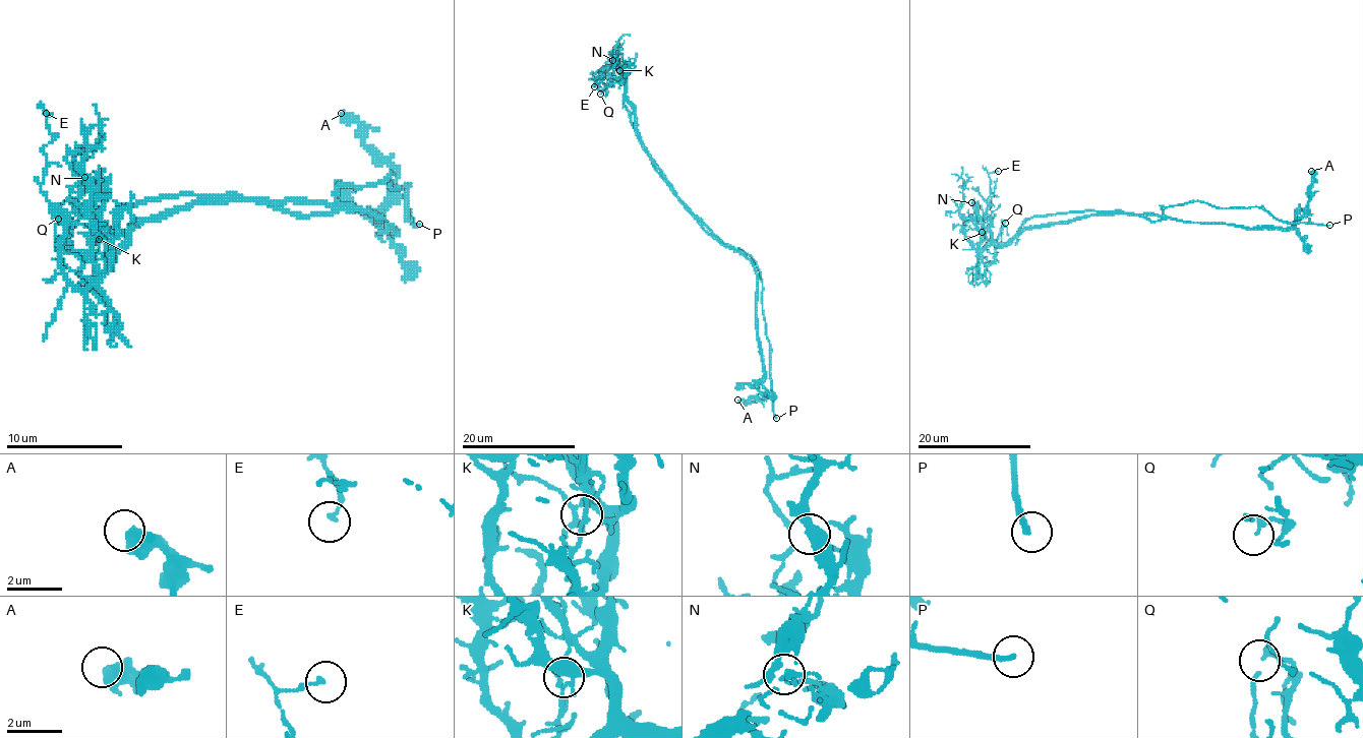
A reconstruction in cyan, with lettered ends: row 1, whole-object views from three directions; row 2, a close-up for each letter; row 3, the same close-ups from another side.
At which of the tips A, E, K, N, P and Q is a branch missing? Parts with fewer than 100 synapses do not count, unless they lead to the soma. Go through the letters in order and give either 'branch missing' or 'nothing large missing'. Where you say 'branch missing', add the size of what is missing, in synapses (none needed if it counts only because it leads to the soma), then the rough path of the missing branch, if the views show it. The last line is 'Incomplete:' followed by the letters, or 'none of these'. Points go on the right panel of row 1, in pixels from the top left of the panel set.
A: nothing large missing
E: nothing large missing
K: nothing large missing
N: nothing large missing
P: branch missing
Q: nothing large missing
Incomplete: P

